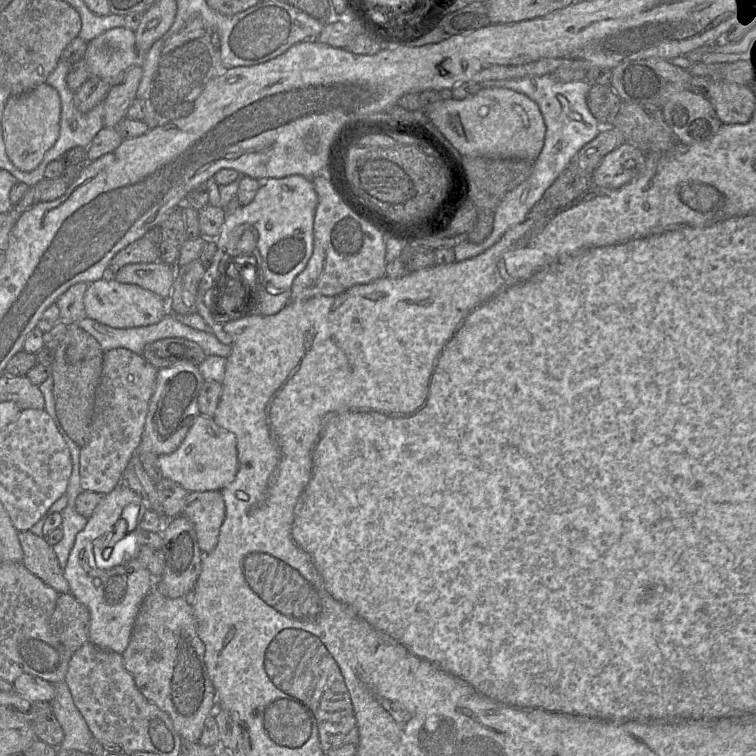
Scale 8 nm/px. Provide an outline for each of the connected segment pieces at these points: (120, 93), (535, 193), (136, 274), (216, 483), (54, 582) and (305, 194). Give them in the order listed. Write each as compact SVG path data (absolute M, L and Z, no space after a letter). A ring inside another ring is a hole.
M139 63L135 64L126 72L125 78L120 84L110 87L103 101L105 128L113 128L127 117L129 106L137 98L142 74L142 66Z
M551 73L507 79L503 81L503 87L526 95L538 105L546 126L543 147L539 156L533 161L533 169L527 179L507 193L498 204L492 231L488 237L481 243L464 242L453 248L456 262L481 254L494 245L508 229L526 220L534 205L564 171L572 158L601 131L605 130L588 107L587 96L591 85L586 80L573 83L561 82L557 81Z
M158 260L151 263L128 264L110 274L120 283L138 285L162 299L167 299L171 294L177 267Z
M196 416L179 448L171 454L157 458L163 479L171 480L188 492L220 491L234 481L239 463L236 436L217 425L210 417Z
M28 530L20 531L18 538L23 550L22 564L26 569L59 594L70 593L63 569L45 537L37 536Z
M290 175L260 181L261 186L253 201L247 205L241 205L233 213L226 215L220 233L215 238L217 248L222 251L224 257L227 257L228 266L230 263L230 269L234 269L234 266L236 269L239 257L238 266L240 268L244 261L243 267L247 267L247 270L250 269L249 271L258 275L257 286L253 292L250 292L250 287L247 287L246 295L245 292L240 291L239 279L241 279L241 275L238 273L233 278L232 289L230 282L228 283L222 301L219 303L219 293L216 302L214 301L213 310L217 316L217 306L220 305L222 313L226 310L222 307L224 301L227 311L225 311L226 318L221 316L220 321L211 327L211 333L221 343L227 345L232 343L232 337L224 331L223 325L230 322L230 312L238 314L246 312L250 308L250 312L263 316L279 313L291 301L293 282L305 269L313 254L313 225L318 196L311 179L301 175ZM249 265L251 268L248 268Z

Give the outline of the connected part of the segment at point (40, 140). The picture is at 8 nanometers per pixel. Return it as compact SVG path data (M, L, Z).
M46 83L9 98L2 116L2 132L6 153L16 168L30 172L41 164L46 152L53 147L59 137L60 118L59 94Z

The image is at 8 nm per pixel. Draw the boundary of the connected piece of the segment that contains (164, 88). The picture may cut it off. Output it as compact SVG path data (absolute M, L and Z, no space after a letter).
M211 37L191 39L179 46L168 49L164 46L157 71L152 79L151 91L146 99L147 113L144 122L149 128L161 126L171 120L190 115L194 108L194 99L205 84L213 77L214 63L208 51Z

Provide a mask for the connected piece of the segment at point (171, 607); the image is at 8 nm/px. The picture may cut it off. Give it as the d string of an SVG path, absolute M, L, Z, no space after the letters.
M153 587L140 606L129 644L122 657L124 666L133 676L139 691L170 716L183 742L197 742L205 722L217 710L217 697L205 663L205 645L197 634L193 609L188 597L165 597Z

